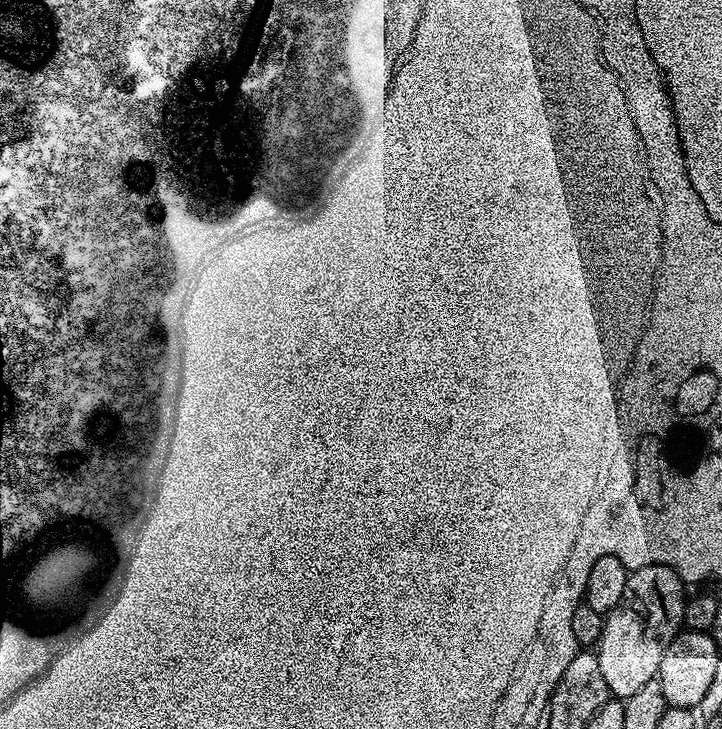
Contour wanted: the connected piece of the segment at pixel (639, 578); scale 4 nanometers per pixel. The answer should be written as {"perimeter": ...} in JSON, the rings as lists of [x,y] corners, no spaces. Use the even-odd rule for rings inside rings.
{"perimeter":[[[655,564],[633,571],[614,610],[604,616],[604,629],[595,649],[609,693],[627,698],[642,690],[646,682],[657,679],[662,654],[681,631],[684,623],[686,584],[670,566]]]}

